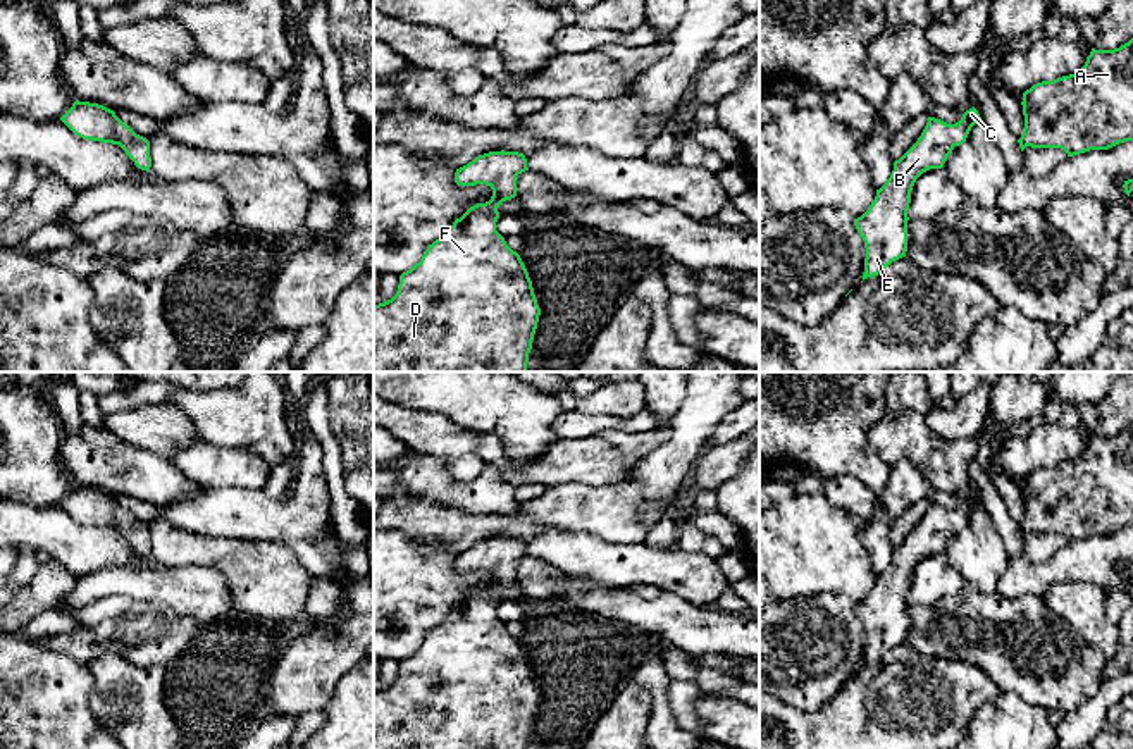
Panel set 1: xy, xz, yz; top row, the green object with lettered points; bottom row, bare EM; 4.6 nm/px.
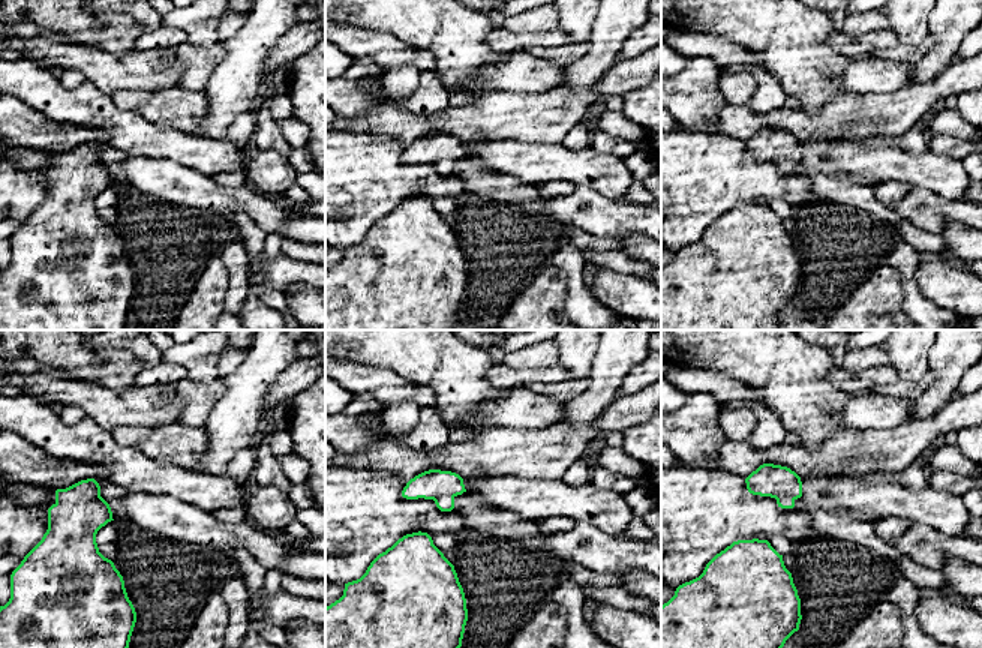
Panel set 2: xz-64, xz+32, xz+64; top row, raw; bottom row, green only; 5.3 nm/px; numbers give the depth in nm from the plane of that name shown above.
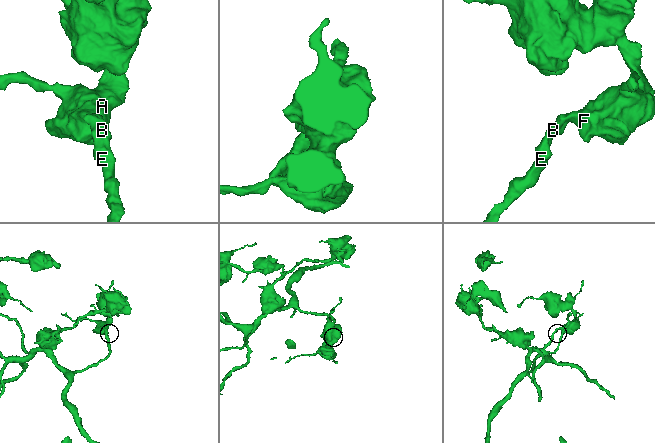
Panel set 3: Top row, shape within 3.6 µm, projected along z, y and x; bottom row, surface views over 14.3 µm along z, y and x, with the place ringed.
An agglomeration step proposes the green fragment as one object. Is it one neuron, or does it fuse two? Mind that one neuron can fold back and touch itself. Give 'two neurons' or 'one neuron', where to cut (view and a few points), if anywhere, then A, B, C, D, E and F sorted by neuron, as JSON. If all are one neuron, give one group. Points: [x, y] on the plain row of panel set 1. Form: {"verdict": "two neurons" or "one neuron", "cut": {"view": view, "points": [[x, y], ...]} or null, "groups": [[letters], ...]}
{"verdict": "one neuron", "cut": null, "groups": [["A", "B", "C", "D", "E", "F"]]}

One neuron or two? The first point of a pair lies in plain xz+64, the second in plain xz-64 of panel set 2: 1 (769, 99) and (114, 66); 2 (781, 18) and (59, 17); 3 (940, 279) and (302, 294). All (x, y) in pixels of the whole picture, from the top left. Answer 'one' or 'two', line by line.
1: two
2: one
3: one

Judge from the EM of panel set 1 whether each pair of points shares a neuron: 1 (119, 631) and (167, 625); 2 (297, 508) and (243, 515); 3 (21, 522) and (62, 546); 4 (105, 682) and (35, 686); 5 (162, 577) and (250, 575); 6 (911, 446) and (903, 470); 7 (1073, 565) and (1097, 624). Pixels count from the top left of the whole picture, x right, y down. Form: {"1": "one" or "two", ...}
{"1": "one", "2": "one", "3": "one", "4": "two", "5": "two", "6": "two", "7": "two"}

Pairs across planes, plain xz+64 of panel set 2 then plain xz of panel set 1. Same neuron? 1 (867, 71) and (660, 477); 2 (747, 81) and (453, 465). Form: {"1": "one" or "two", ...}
{"1": "two", "2": "one"}

